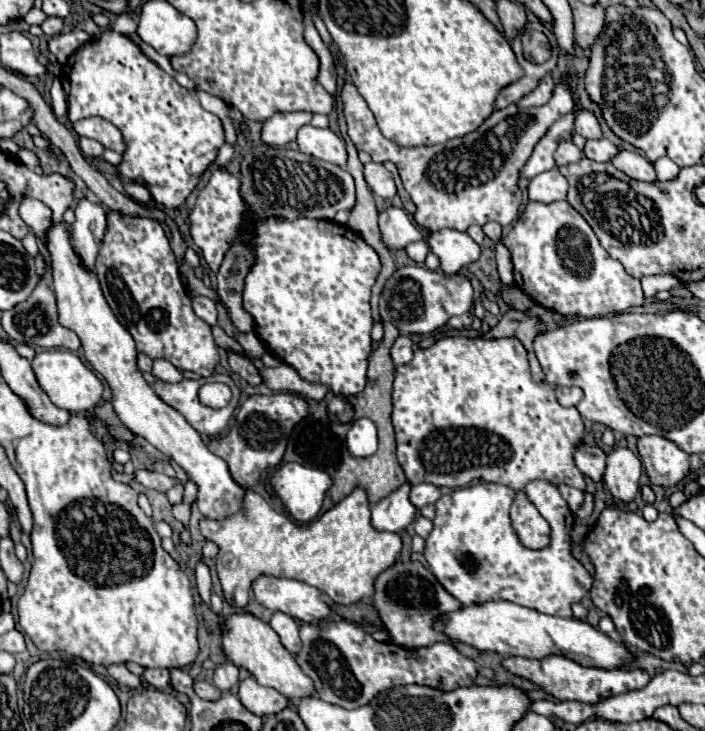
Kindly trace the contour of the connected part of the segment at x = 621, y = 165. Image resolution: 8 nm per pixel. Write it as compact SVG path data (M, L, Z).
M620 150L618 156L612 158L612 164L624 172L626 176L630 176L632 180L640 180L640 182L656 182L656 172L654 166L638 152L628 152L628 150Z

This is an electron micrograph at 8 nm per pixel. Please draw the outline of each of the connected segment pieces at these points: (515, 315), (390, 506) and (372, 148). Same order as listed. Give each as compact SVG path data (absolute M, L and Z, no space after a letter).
M532 306L528 312L518 312L518 310L508 310L502 320L490 328L488 338L516 338L524 344L528 352L528 362L530 362L530 372L534 382L544 380L544 372L540 364L536 364L536 358L532 356L532 340L536 334L556 328L558 320L552 310L542 308L542 306Z
M404 484L372 506L372 526L376 530L400 532L416 518L416 508L408 500L408 492L410 484Z
M344 82L342 102L348 122L348 136L352 138L354 146L368 152L374 162L390 160L398 168L402 184L416 204L414 222L428 232L438 232L444 228L464 232L472 224L486 222L510 226L518 218L522 204L522 190L518 188L522 166L548 128L558 118L574 110L574 100L568 88L558 84L550 102L540 108L520 108L518 104L510 104L502 110L496 110L478 130L462 138L426 148L402 148L382 136L374 114L352 82Z

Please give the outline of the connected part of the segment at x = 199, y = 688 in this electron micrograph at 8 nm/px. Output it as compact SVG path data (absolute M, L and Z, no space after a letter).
M194 682L194 692L202 698L202 700L218 700L222 696L222 692L218 692L218 688L214 688L214 684L208 682Z

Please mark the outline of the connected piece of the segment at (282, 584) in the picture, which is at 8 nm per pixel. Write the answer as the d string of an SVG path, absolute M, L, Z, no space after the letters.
M260 576L252 584L252 592L256 602L260 602L262 606L274 612L284 612L300 622L312 624L328 620L332 616L332 608L324 600L322 592L298 580Z

